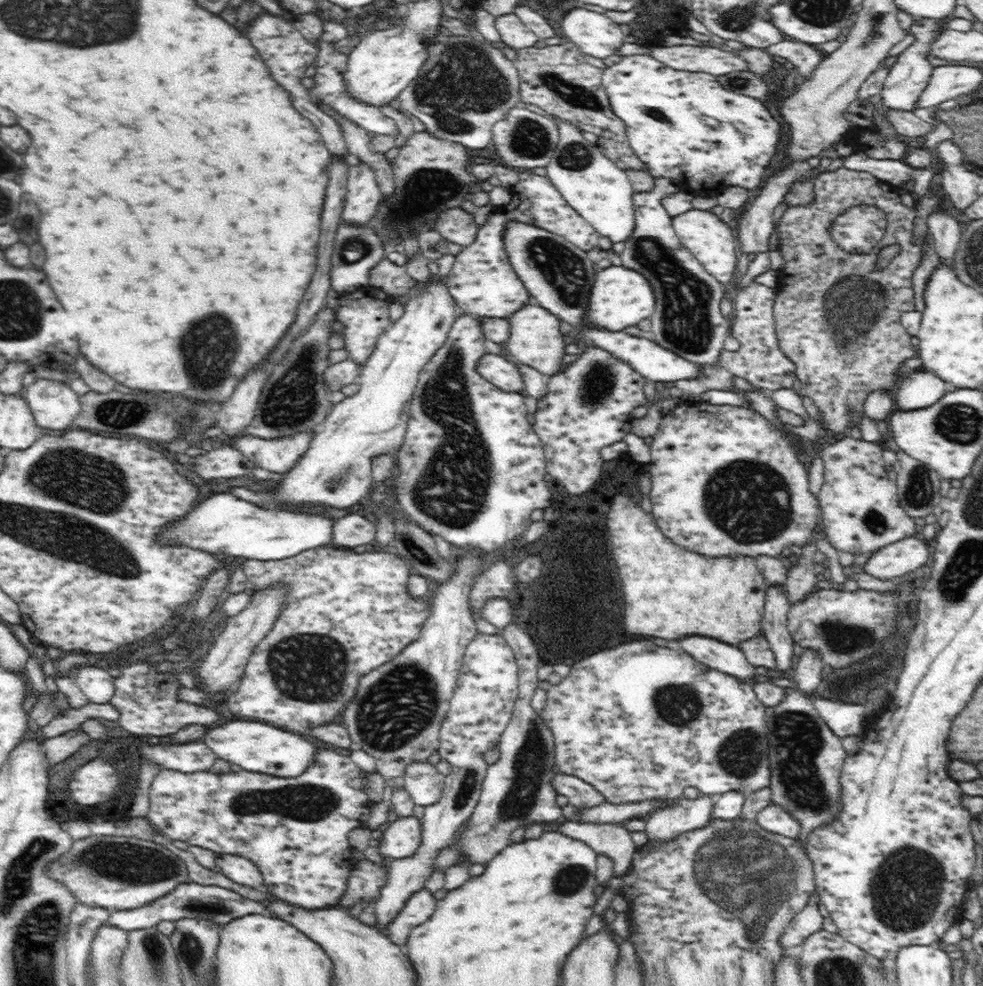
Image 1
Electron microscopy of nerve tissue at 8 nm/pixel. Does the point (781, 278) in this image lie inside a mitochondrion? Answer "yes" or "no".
no

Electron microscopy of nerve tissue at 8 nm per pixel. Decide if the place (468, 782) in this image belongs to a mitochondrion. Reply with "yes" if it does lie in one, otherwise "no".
yes

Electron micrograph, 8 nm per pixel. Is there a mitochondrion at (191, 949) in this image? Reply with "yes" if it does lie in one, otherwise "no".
yes

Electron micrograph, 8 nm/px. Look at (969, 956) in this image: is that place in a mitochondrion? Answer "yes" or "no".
no

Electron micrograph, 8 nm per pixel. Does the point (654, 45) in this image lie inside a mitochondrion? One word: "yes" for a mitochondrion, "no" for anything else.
no

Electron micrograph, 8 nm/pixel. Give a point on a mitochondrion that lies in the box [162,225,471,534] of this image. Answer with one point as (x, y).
(293, 400)

